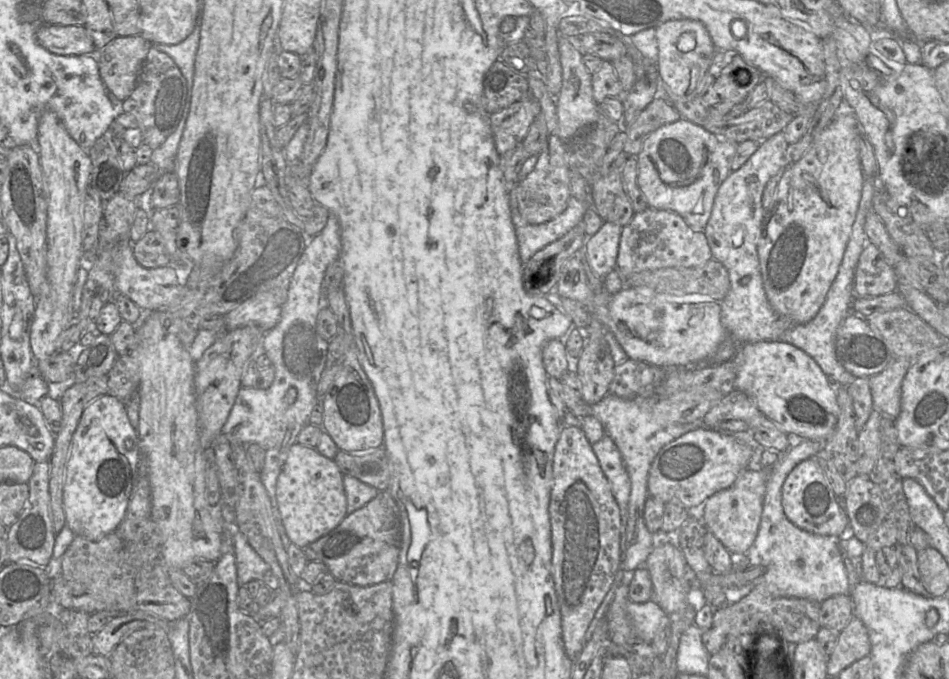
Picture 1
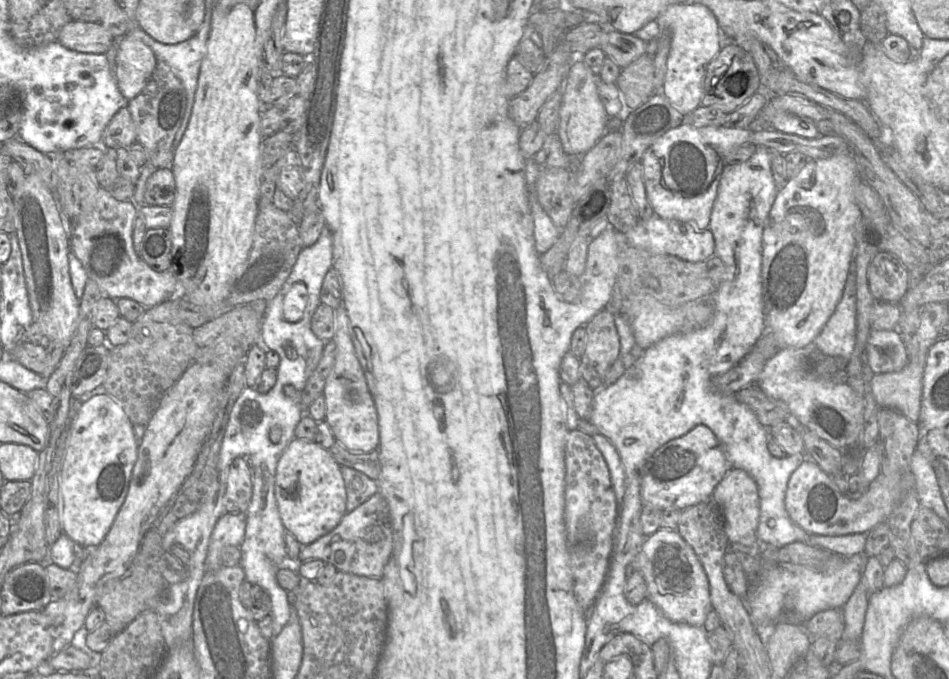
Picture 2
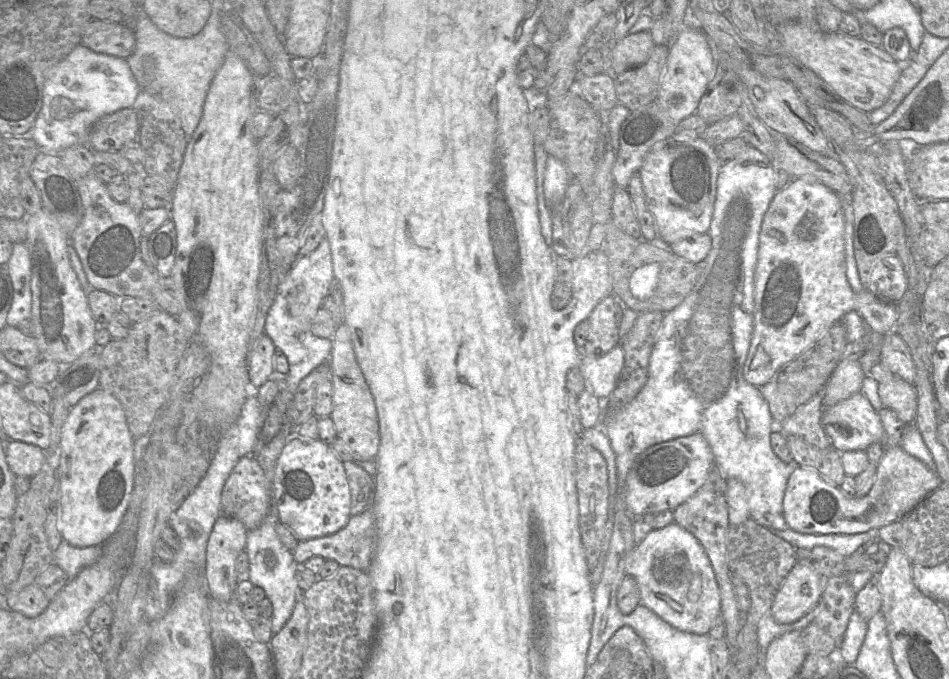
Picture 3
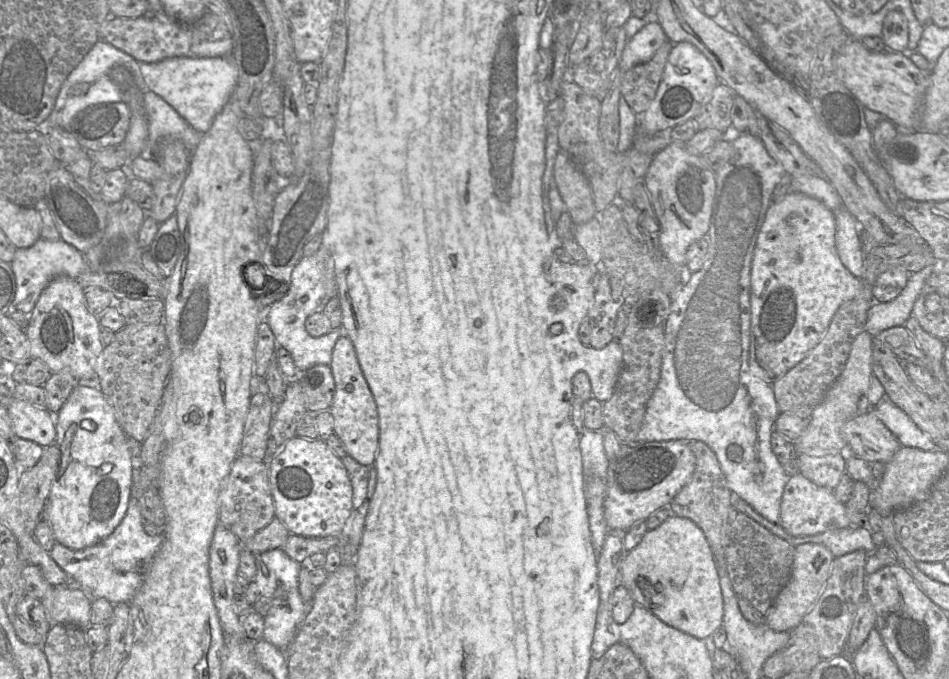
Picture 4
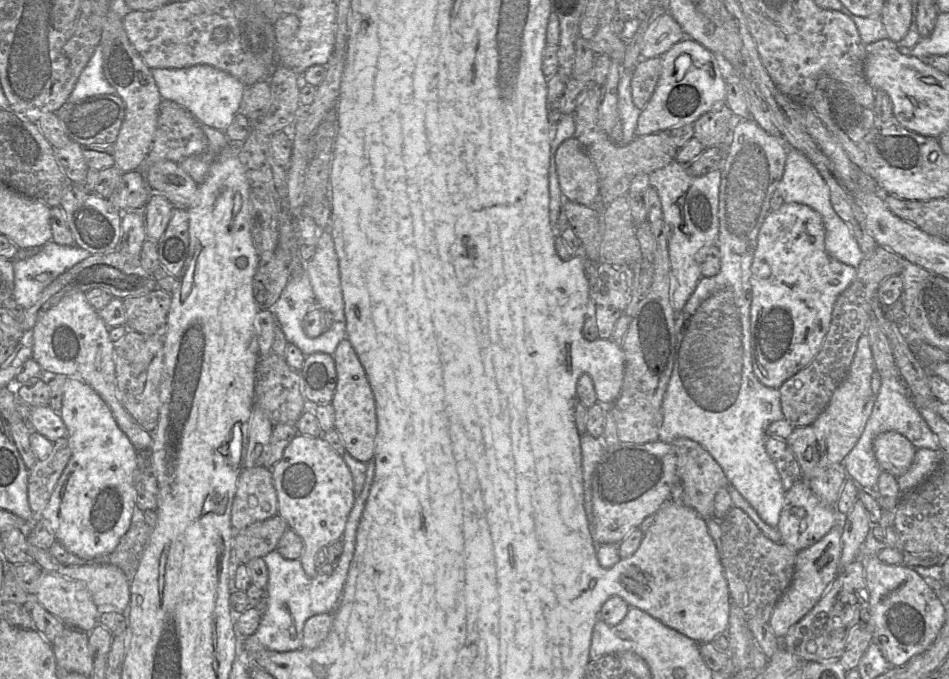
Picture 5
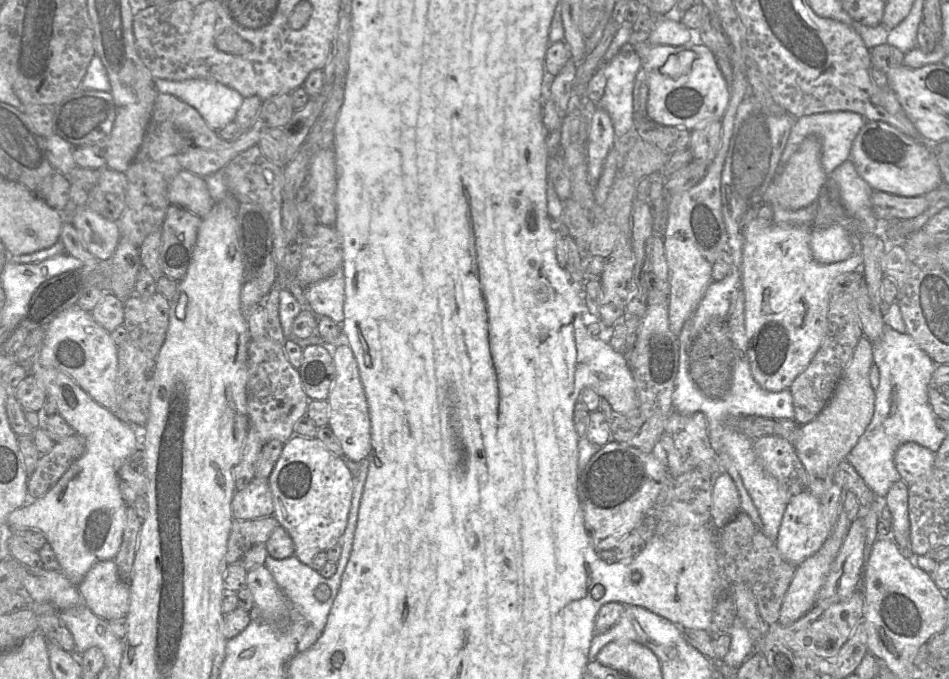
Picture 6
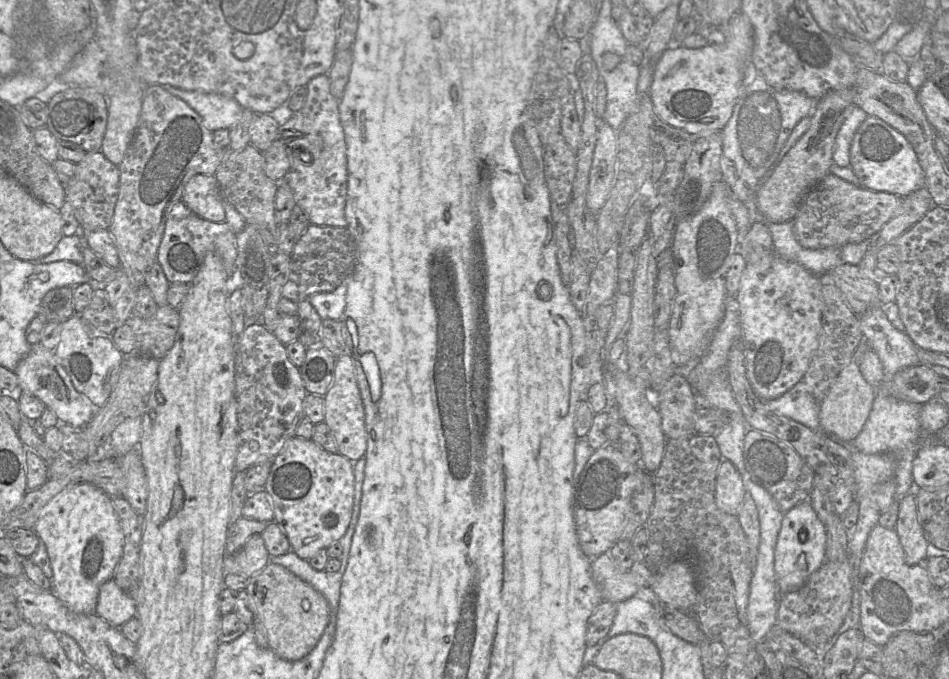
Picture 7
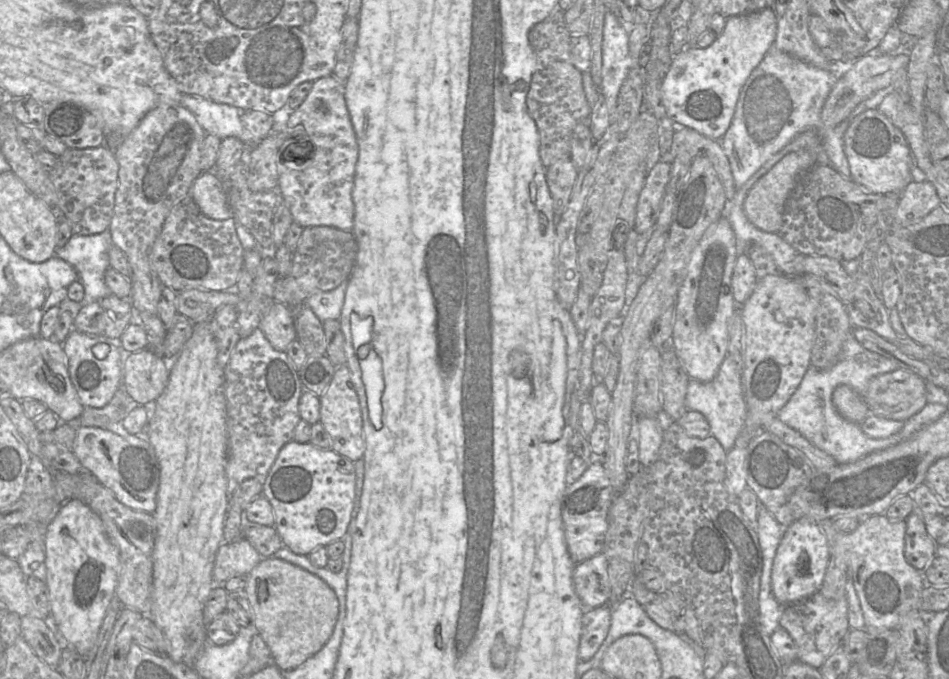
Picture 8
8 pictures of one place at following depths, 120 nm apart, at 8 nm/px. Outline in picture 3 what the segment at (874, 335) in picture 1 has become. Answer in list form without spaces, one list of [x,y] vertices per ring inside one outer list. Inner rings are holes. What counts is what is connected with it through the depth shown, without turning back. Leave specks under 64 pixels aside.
[[[896,332],[887,333],[880,347],[880,363],[895,376],[914,384],[915,365],[911,352],[902,337]]]

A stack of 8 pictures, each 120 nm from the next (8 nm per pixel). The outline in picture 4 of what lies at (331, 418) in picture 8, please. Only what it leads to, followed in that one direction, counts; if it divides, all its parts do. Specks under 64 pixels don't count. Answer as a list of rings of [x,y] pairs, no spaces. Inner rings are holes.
[[[346,334],[337,340],[329,366],[335,381],[335,393],[329,409],[334,420],[334,434],[344,444],[348,456],[362,465],[374,466],[379,441],[377,406],[354,345]]]

